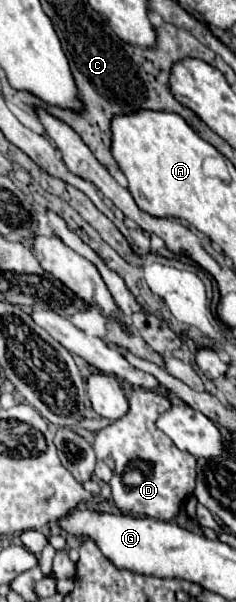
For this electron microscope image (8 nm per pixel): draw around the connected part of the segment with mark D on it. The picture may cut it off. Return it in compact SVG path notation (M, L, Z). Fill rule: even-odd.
M131 389L129 411L119 417L119 421L111 421L105 429L97 431L93 449L97 459L113 469L113 479L109 481L111 497L123 513L169 521L179 515L185 497L195 489L197 459L187 451L179 451L175 443L157 429L155 421L163 409L171 409L171 401L165 395L151 389Z

